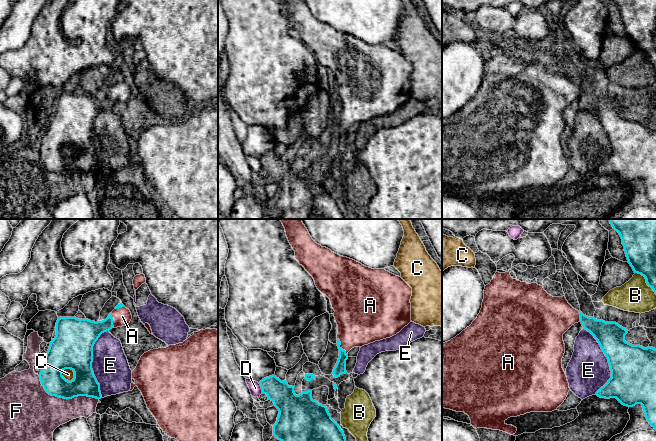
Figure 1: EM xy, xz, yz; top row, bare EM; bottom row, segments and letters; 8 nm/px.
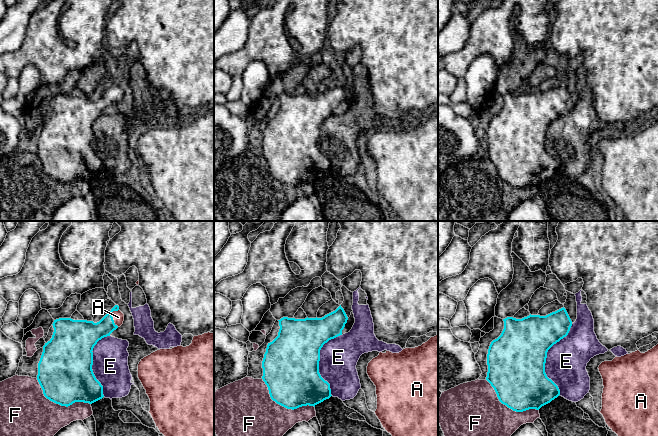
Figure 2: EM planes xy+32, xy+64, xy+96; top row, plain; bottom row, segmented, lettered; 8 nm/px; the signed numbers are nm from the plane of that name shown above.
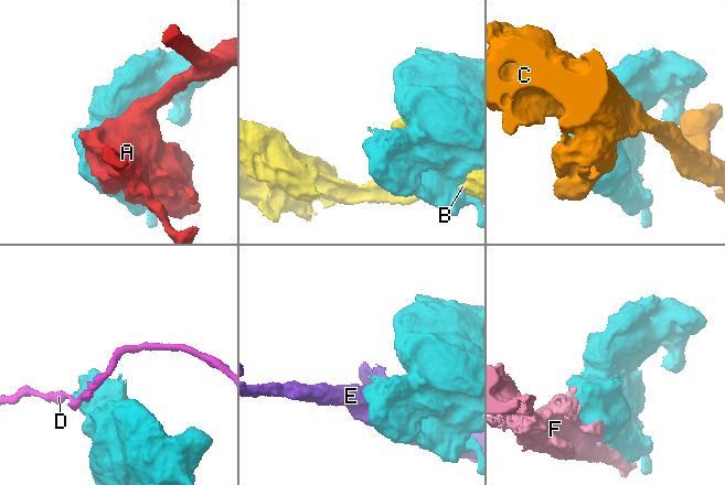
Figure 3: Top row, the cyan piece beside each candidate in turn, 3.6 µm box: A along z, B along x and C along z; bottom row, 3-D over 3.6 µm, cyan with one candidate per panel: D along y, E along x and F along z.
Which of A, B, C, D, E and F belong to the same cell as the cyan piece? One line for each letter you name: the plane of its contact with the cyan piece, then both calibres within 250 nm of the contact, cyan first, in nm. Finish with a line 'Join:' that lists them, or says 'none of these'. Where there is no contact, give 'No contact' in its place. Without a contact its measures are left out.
A: Touches cyan in xz. Thickness 100 nm (cyan) against 360 nm
Join: A

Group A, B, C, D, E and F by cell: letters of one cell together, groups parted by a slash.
A / B / C / D / E / F

